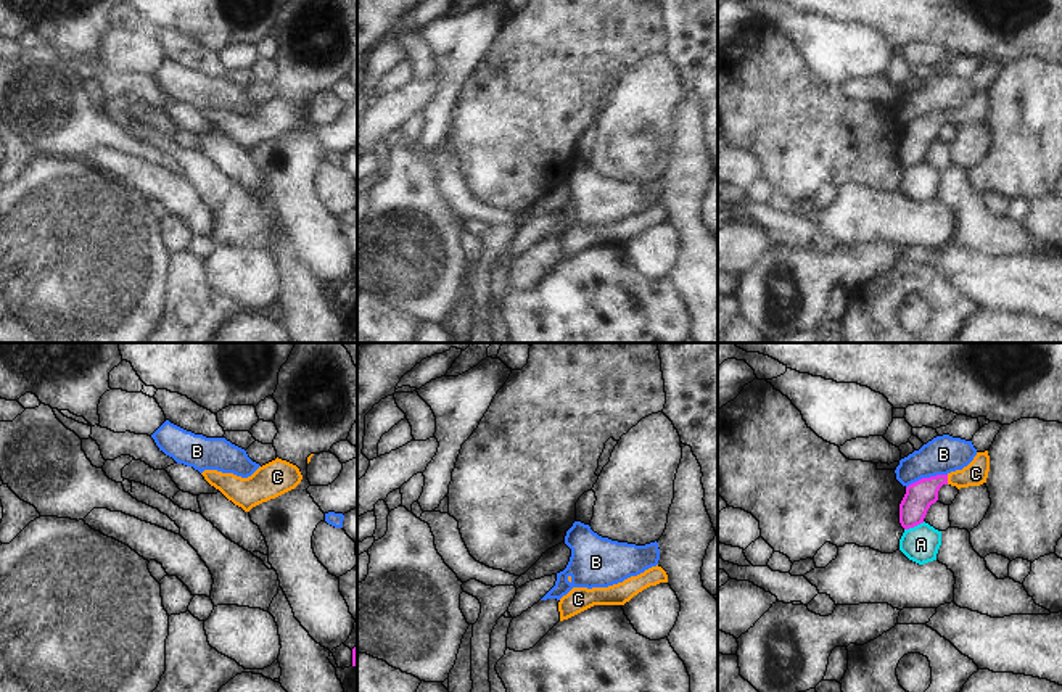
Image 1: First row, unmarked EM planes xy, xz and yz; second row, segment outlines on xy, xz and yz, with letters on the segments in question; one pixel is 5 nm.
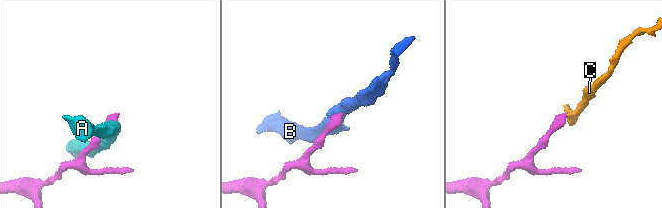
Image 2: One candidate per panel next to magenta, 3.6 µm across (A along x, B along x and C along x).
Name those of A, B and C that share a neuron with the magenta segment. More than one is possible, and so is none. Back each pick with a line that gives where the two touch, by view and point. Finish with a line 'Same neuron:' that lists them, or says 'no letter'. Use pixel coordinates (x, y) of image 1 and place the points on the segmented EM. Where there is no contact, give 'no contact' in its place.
C: meets magenta in yz at (946, 480)
Same neuron: C

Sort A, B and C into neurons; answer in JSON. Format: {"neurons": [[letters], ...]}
{"neurons": [["A"], ["B"], ["C"]]}

